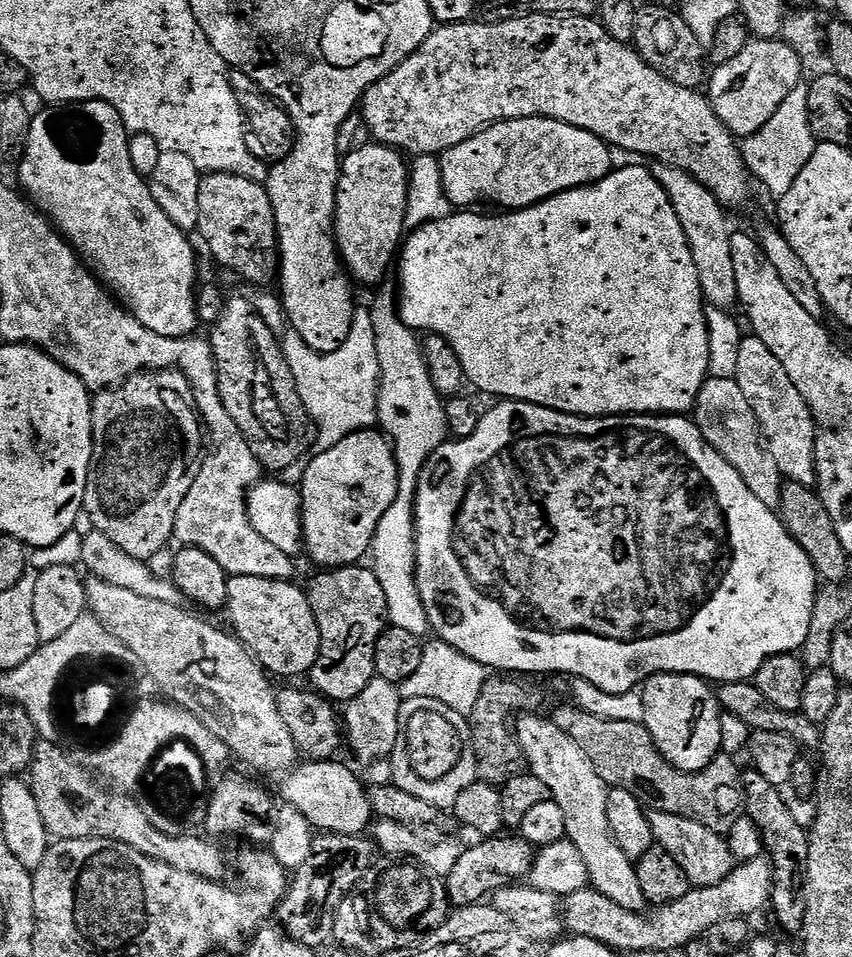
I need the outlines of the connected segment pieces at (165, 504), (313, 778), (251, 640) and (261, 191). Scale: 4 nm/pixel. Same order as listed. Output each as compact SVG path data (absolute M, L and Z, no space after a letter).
M161 368L159 370L145 370L143 372L137 372L134 376L129 376L127 380L122 381L114 388L105 388L97 391L92 396L92 461L90 462L90 474L88 475L88 481L86 482L86 494L84 495L84 512L91 518L93 529L102 534L106 534L106 538L110 538L110 542L117 544L122 550L126 550L126 554L130 554L134 558L143 560L145 562L152 562L152 559L167 546L168 543L173 543L174 533L176 530L176 519L178 518L178 509L182 507L182 501L186 498L186 494L190 494L190 486L194 486L194 478L198 478L200 473L200 465L202 463L202 457L206 452L206 436L203 431L196 432L195 424L198 424L198 413L196 410L196 396L192 393L192 387L187 378L185 378L183 372L176 368Z
M335 759L304 762L283 777L279 795L284 795L285 805L297 808L321 833L337 832L359 836L367 833L368 823L374 820L372 798L369 789L360 785L360 780L344 764Z
M229 576L227 612L236 627L234 632L240 643L256 657L256 663L273 677L307 677L314 662L318 662L318 622L314 618L307 591L301 585L299 588L296 582L257 576Z
M210 172L201 175L198 210L198 236L208 243L213 258L222 267L237 272L244 280L253 280L251 283L256 286L268 286L277 279L276 211L268 189L261 181L233 172Z

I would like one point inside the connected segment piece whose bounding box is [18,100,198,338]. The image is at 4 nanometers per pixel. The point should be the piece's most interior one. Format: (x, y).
(77, 166)

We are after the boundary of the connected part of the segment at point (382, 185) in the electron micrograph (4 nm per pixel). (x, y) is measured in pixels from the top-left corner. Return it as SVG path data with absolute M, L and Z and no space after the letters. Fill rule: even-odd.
M367 143L354 149L349 156L347 153L340 165L340 187L336 189L336 246L349 277L353 281L361 280L364 284L376 286L387 277L384 275L391 264L393 267L406 236L404 219L408 209L410 164L397 149L386 144Z

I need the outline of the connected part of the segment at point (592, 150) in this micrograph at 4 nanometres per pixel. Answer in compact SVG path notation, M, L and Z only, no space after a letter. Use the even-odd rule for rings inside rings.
M531 116L490 124L466 142L446 150L439 157L439 161L448 201L457 209L468 210L473 206L480 206L476 204L482 203L483 200L489 200L492 204L501 204L501 209L515 210L530 208L534 204L539 204L541 200L557 196L560 192L567 192L570 188L597 184L603 176L613 171L612 155L613 149L599 140L593 132L545 116Z

